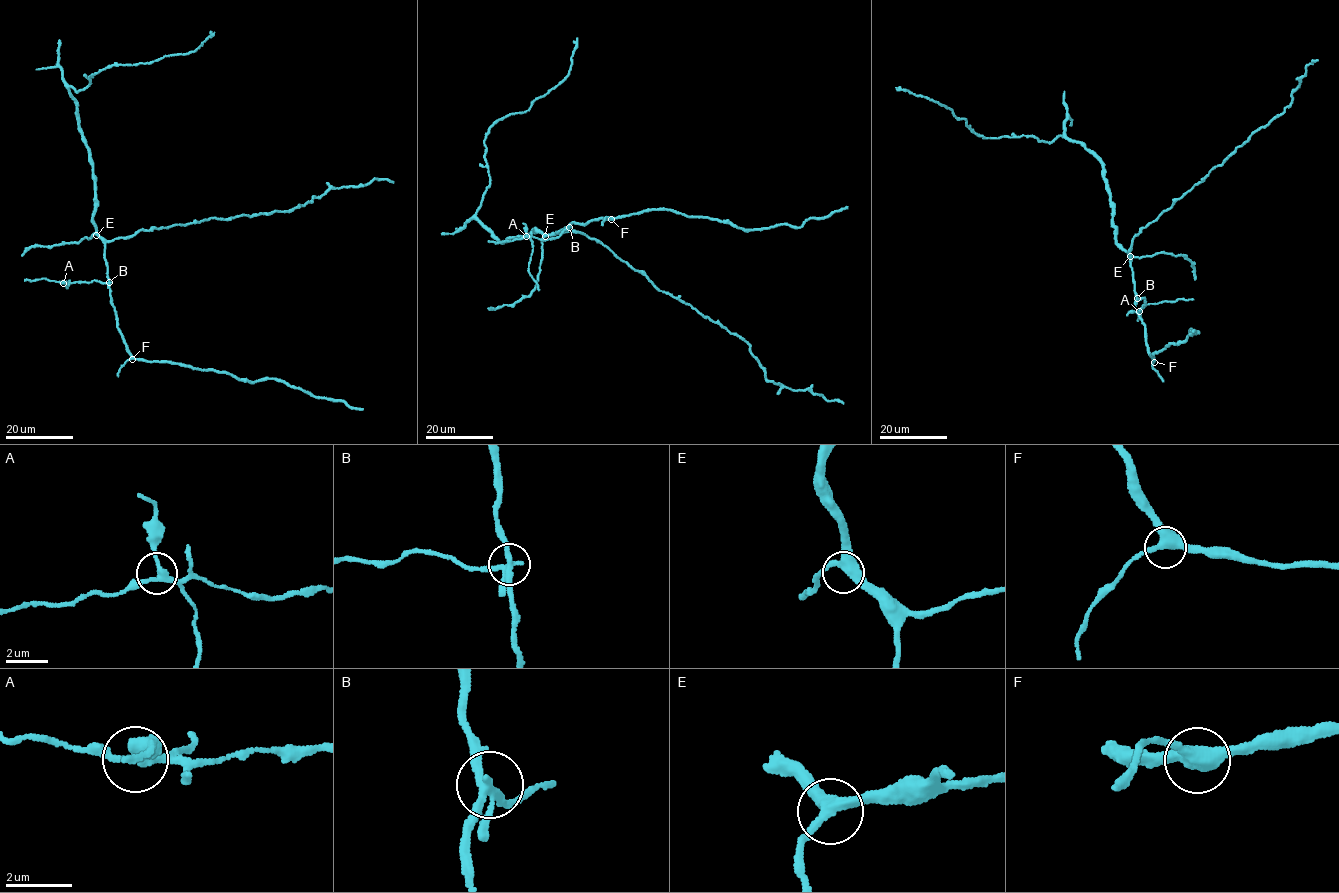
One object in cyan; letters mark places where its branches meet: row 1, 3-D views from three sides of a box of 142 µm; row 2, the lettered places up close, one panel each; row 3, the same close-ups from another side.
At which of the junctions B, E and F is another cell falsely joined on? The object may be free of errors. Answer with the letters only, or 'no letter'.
B

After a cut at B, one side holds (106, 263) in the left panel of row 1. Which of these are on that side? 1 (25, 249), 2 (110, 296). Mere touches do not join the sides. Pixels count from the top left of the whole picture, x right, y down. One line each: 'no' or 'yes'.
1: yes
2: yes

